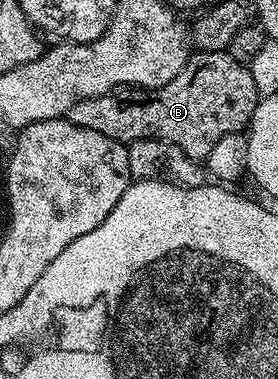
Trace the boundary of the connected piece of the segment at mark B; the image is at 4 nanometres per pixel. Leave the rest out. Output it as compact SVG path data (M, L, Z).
M227 50L197 52L190 55L185 68L167 86L83 98L83 102L71 106L67 118L75 126L99 130L99 134L122 142L147 138L166 140L179 146L192 160L204 161L219 138L248 129L258 99L255 78L247 64L240 64Z

